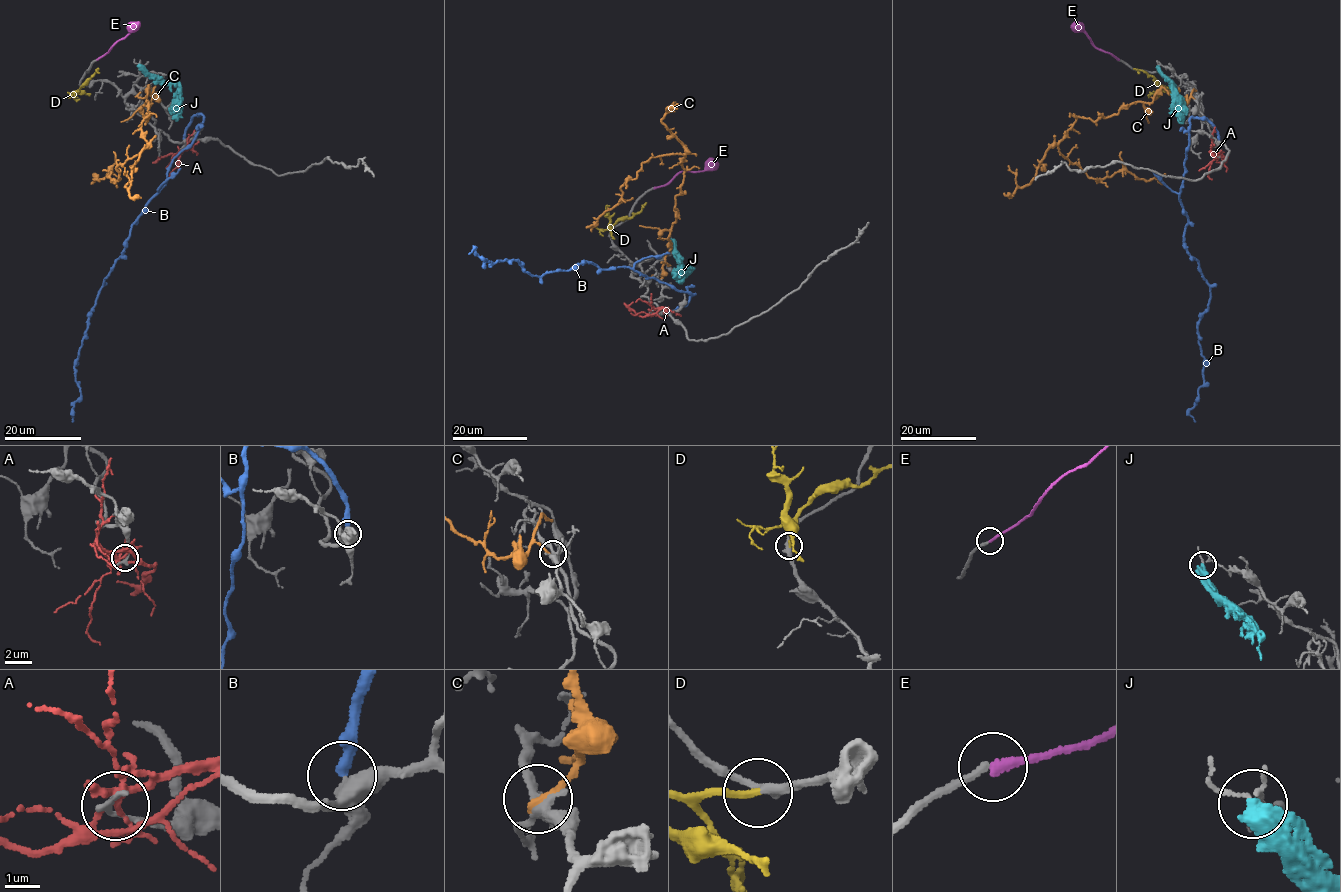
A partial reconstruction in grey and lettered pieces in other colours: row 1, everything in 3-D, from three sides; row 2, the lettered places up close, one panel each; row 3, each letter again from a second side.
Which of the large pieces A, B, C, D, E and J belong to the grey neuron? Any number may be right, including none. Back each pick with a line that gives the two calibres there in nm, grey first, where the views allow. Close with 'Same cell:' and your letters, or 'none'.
D: 240 nm thick on the grey side, 200 nm on the other
Same cell: D

